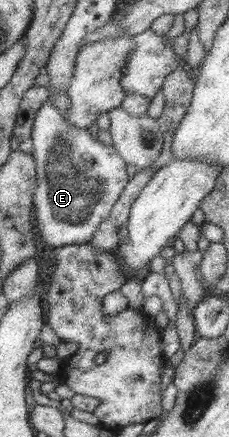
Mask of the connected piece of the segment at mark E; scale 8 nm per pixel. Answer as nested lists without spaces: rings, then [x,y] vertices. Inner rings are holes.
[[[46,101],[39,106],[31,125],[31,151],[35,161],[35,190],[33,193],[33,208],[35,209],[35,228],[40,235],[40,241],[50,247],[62,247],[72,244],[88,244],[95,229],[102,220],[109,216],[110,210],[119,193],[122,193],[126,182],[126,163],[111,145],[103,145],[96,137],[92,137],[88,128],[75,128],[62,114],[60,109]]]

